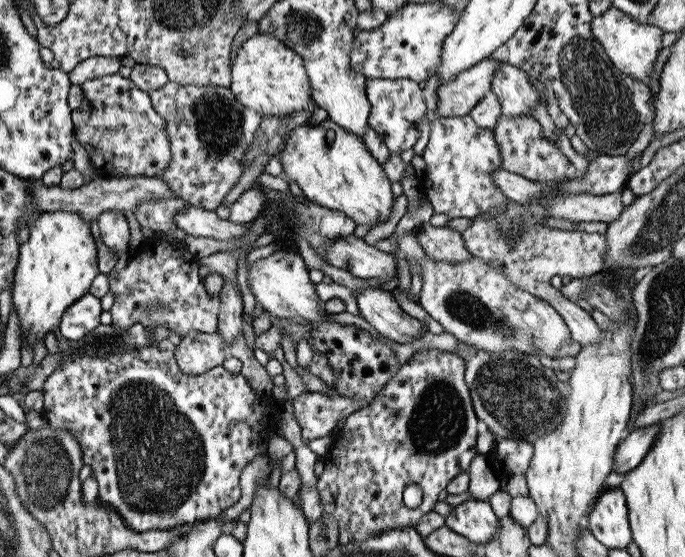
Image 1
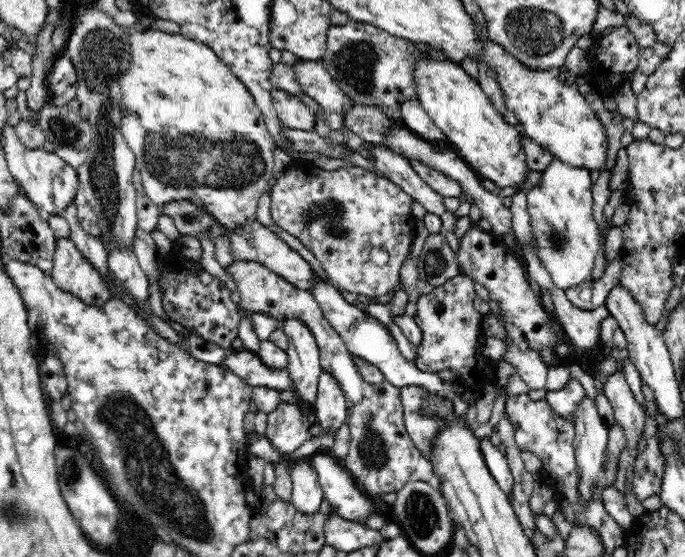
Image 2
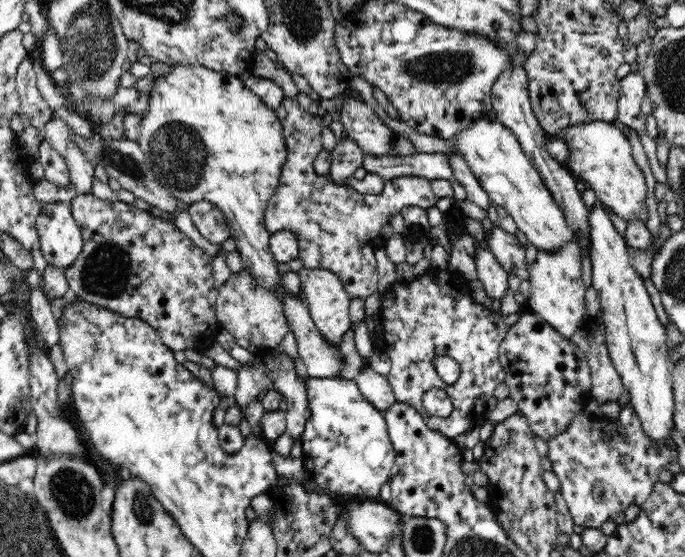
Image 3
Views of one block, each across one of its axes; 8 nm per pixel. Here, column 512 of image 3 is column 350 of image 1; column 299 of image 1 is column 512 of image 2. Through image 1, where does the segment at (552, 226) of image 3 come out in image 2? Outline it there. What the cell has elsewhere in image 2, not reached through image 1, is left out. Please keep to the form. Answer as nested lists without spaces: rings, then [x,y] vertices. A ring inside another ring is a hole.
[[[420,60],[418,63],[414,74],[418,100],[432,122],[445,134],[446,142],[481,179],[490,180],[499,189],[514,188],[516,193],[527,194],[528,189],[522,184],[526,182],[531,170],[524,153],[524,134],[504,120],[476,80],[468,76],[460,66],[446,60]]]

